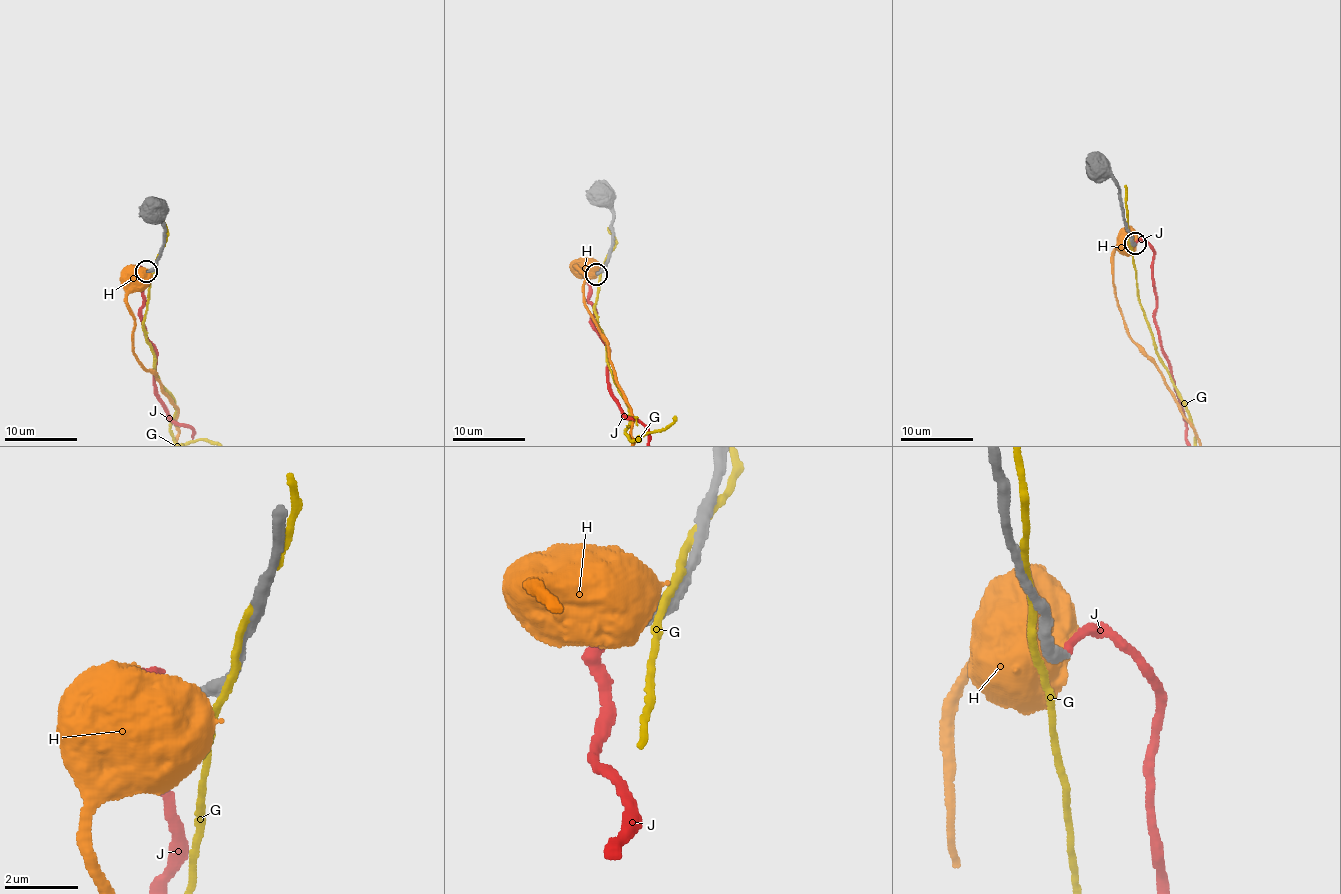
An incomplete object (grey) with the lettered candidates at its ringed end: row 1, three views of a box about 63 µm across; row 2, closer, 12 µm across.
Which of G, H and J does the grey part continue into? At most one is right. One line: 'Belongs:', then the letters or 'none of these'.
Belongs: J

